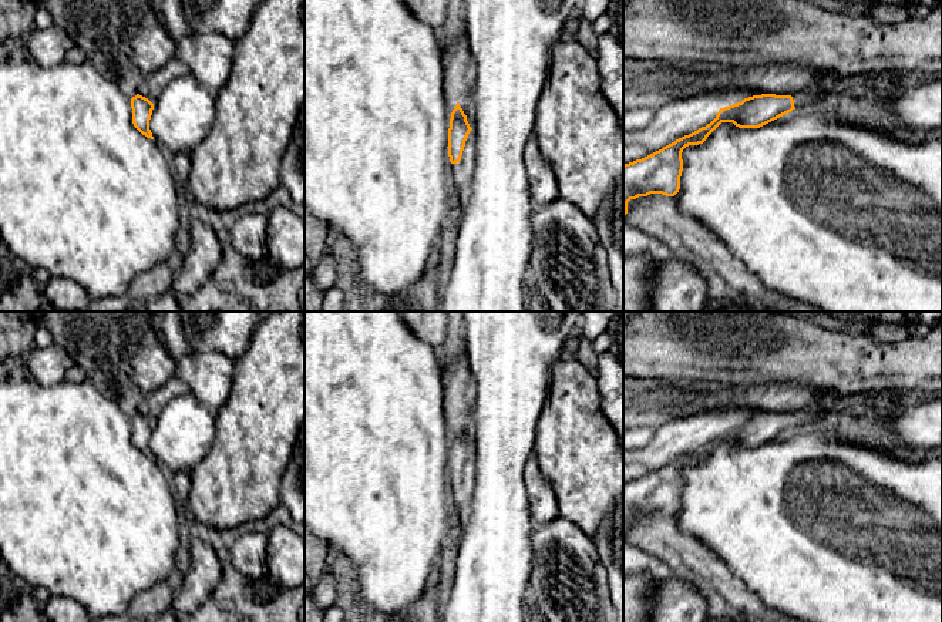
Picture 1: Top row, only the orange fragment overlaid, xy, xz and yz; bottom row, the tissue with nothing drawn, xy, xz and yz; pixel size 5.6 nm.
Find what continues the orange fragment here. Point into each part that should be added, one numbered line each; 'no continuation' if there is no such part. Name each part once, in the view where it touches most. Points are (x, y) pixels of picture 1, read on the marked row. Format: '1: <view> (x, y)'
1: xz (461, 172)

